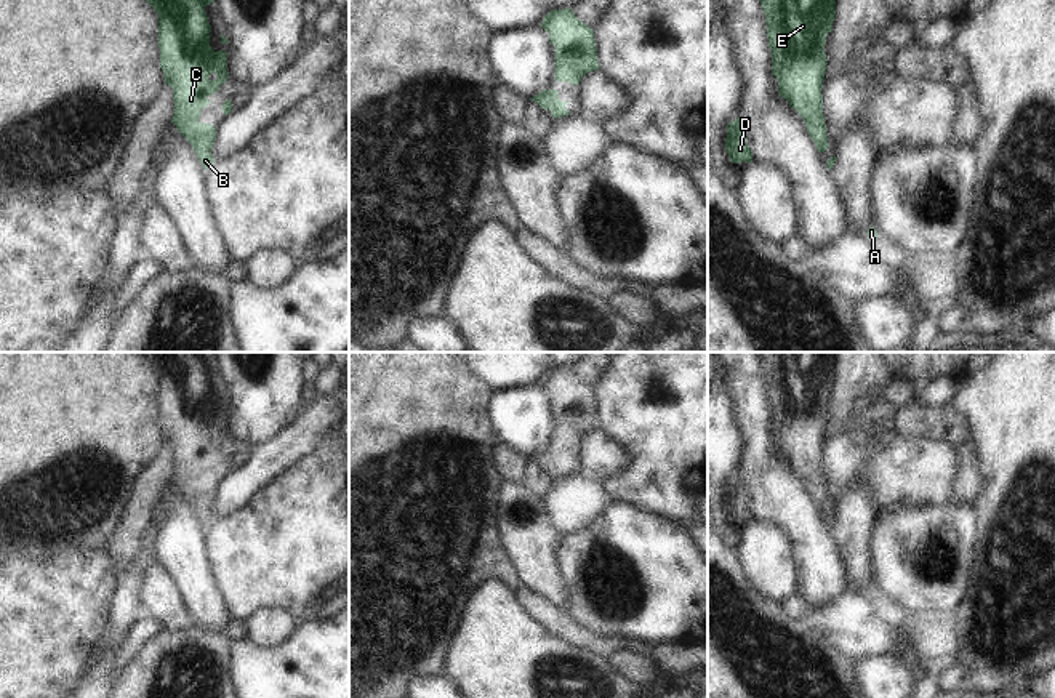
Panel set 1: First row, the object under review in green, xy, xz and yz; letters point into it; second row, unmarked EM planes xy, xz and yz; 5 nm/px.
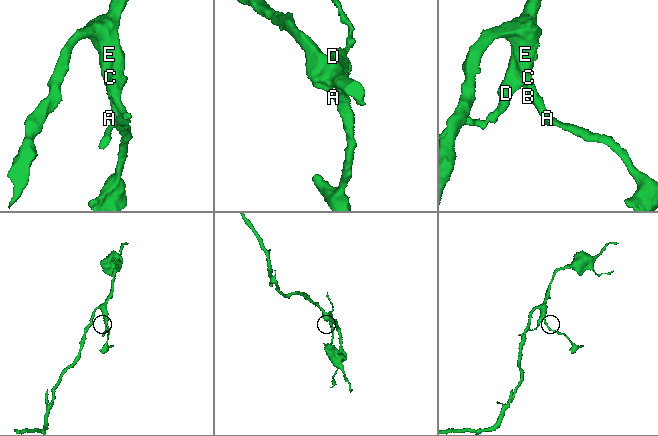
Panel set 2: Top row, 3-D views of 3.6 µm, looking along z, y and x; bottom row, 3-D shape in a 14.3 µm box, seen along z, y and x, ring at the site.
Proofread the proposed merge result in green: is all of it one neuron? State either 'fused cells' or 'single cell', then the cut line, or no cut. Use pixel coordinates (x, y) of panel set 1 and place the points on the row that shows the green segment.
single cell | no cut

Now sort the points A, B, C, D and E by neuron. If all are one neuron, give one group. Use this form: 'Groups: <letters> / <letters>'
Groups: A B C D E.

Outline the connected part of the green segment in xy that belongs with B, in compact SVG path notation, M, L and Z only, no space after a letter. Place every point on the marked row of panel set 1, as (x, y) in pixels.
M146 0L158 14L160 67L165 85L173 88L171 123L189 141L208 170L216 128L200 123L203 107L227 82L227 53L210 46L211 26L205 6L215 0Z

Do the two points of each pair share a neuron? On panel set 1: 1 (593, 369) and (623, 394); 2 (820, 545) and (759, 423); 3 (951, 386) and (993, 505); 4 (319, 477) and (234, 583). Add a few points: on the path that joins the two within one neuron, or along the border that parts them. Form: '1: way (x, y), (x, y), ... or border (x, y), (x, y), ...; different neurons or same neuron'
1: border (605, 369), (593, 388); different neurons
2: way (796, 514), (759, 466), (759, 453); same neuron
3: border (961, 383), (951, 402); different neurons
4: way (314, 503), (260, 557); same neuron

